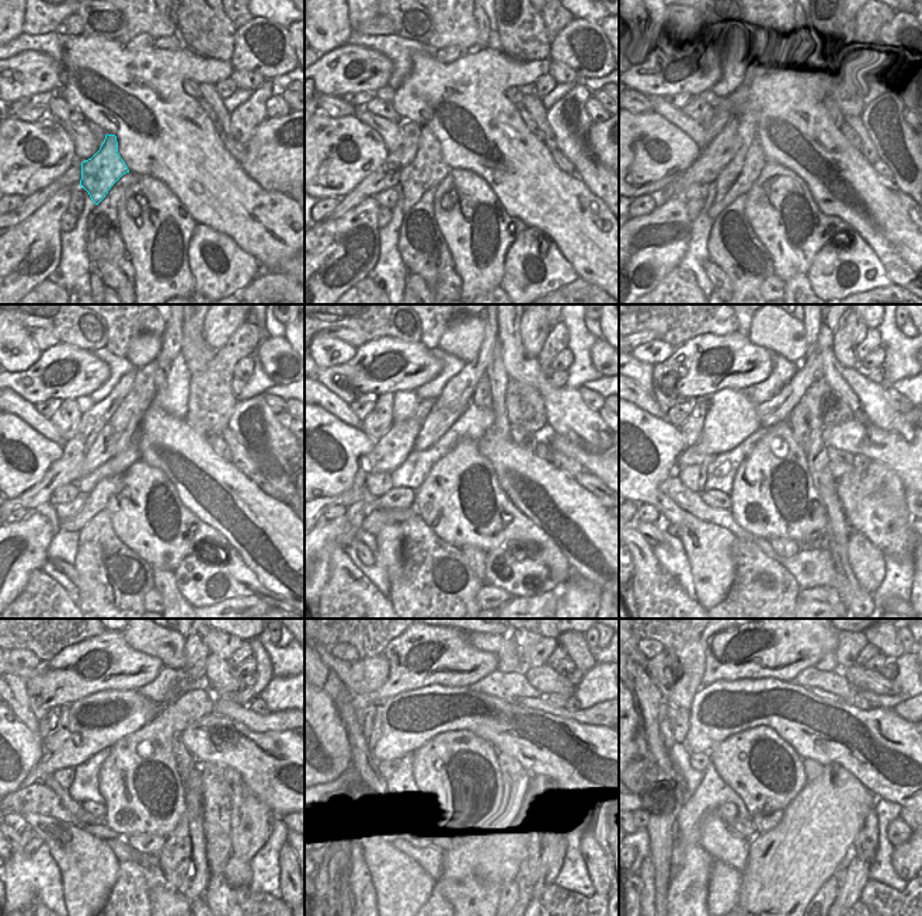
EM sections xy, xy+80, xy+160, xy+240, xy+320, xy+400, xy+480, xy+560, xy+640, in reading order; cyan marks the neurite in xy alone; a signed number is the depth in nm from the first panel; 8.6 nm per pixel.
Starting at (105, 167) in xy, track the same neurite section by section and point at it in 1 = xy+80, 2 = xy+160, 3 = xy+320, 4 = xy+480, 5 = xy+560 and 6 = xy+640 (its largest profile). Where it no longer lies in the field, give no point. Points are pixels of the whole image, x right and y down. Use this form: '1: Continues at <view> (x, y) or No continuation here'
1: Continues at xy+80 (428, 169)
2: Continues at xy+160 (737, 177)
3: Continues at xy+320 (458, 392)
4: Continues at xy+480 (34, 843)
5: Continues at xy+560 (337, 864)
6: Continues at xy+640 (647, 873)

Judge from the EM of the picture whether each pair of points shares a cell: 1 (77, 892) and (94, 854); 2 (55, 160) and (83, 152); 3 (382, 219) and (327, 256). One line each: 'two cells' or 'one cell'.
1: one cell
2: two cells
3: two cells

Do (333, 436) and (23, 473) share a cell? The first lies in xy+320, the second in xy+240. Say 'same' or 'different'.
same

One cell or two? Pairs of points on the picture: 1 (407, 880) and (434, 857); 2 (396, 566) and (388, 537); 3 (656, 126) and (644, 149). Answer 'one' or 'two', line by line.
1: two
2: one
3: one

